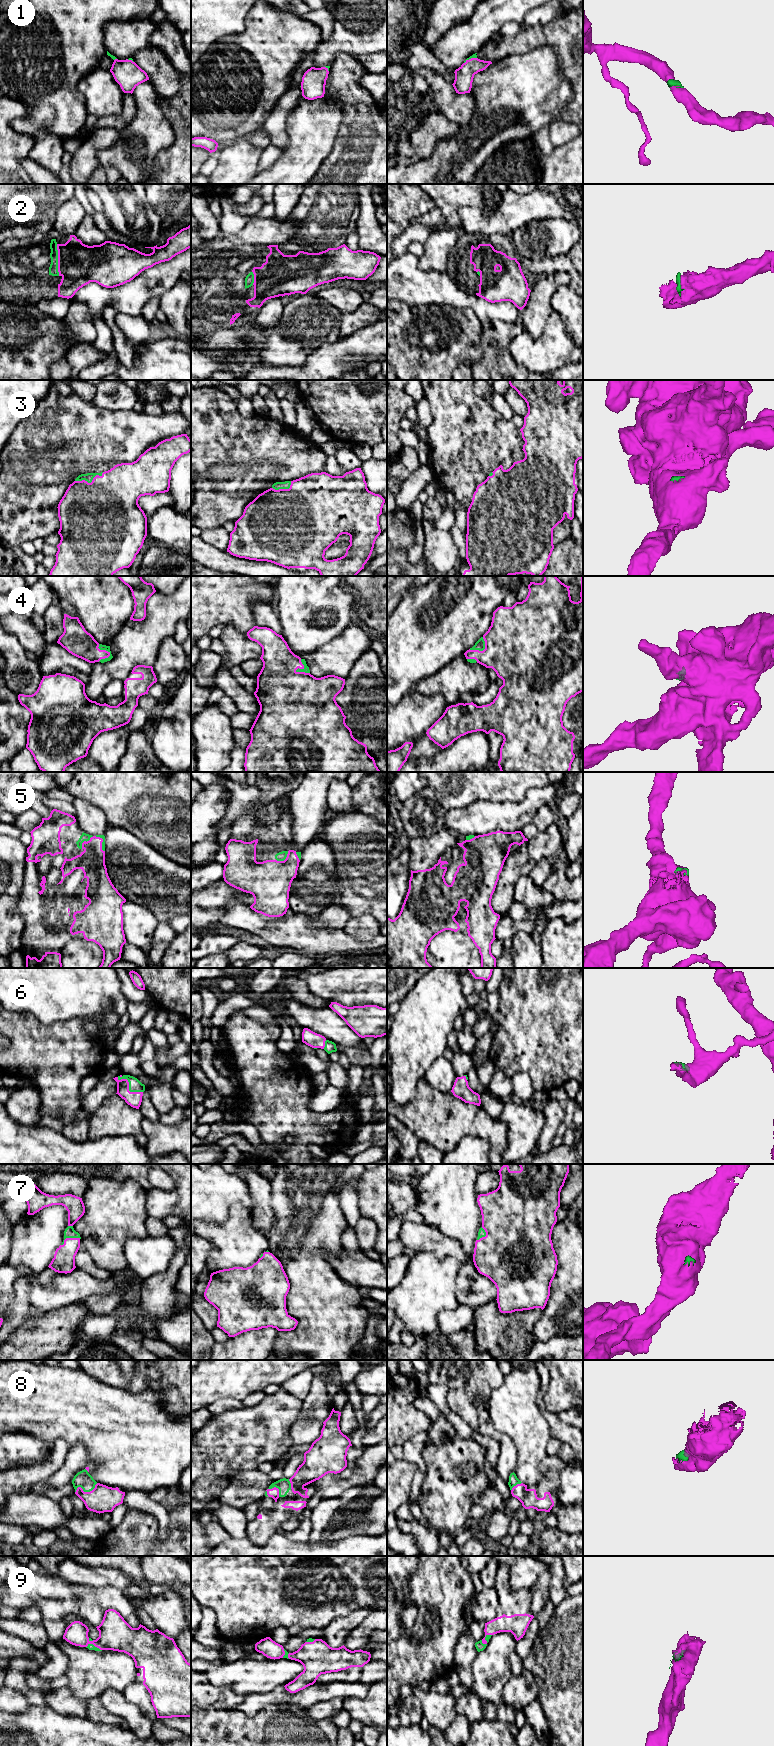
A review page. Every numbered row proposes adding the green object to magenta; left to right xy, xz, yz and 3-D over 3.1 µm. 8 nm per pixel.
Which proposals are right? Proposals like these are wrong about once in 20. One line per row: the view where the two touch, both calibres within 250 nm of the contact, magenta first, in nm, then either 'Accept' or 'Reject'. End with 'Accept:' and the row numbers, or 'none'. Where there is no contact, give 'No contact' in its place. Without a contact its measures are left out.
1: Touches magenta in yz. Thickness 150 nm (magenta) against 30 nm. Accept
2: Touches magenta in xy. Thickness 340 nm (magenta) against 80 nm. Accept
3: Touches magenta in xy. Thickness 500 nm (magenta) against 70 nm. Accept
4: Touches magenta in xz. Thickness 440 nm (magenta) against 50 nm. Accept
5: Touches magenta in xz. Thickness 340 nm (magenta) against 80 nm. Accept
6: Touches magenta in xy. Thickness 120 nm (magenta) against 100 nm. Accept
7: Touches magenta in xy. Thickness 180 nm (magenta) against 90 nm. Accept
8: Touches magenta in xy. Thickness 220 nm (magenta) against 140 nm. Accept
9: Touches magenta in yz. Thickness 140 nm (magenta) against 40 nm. Accept
Accept: 1, 2, 3, 4, 5, 6, 7, 8, 9

